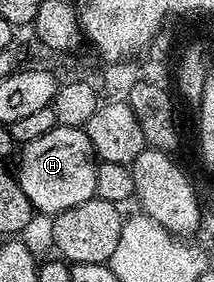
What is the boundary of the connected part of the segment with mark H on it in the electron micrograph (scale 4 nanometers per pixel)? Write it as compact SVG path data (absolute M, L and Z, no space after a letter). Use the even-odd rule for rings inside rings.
M58 127L22 149L23 161L17 167L19 184L25 190L36 213L58 214L86 200L96 199L99 170L95 147L81 128Z

